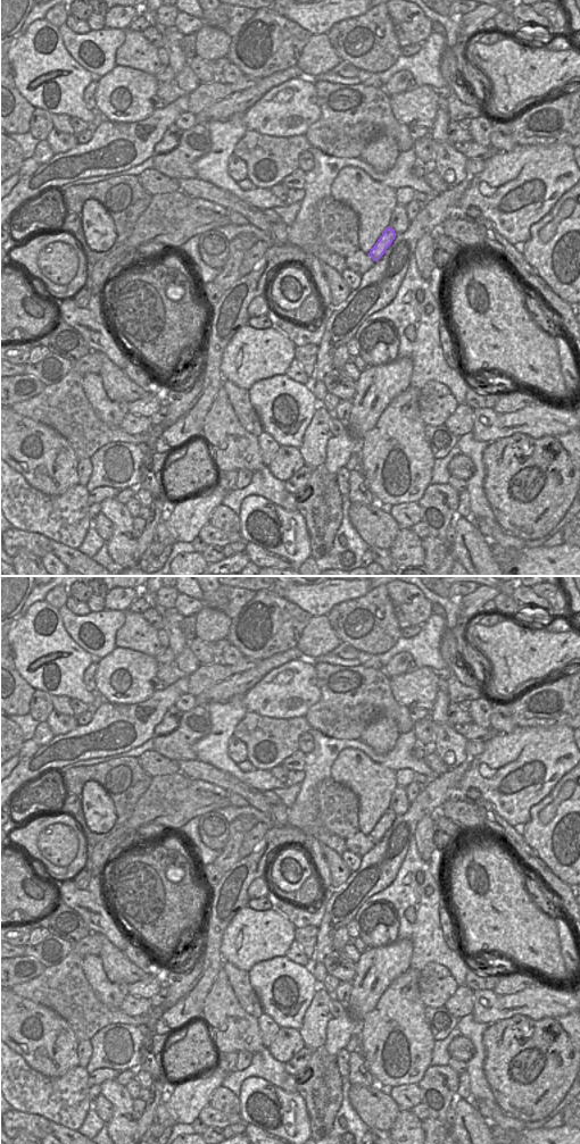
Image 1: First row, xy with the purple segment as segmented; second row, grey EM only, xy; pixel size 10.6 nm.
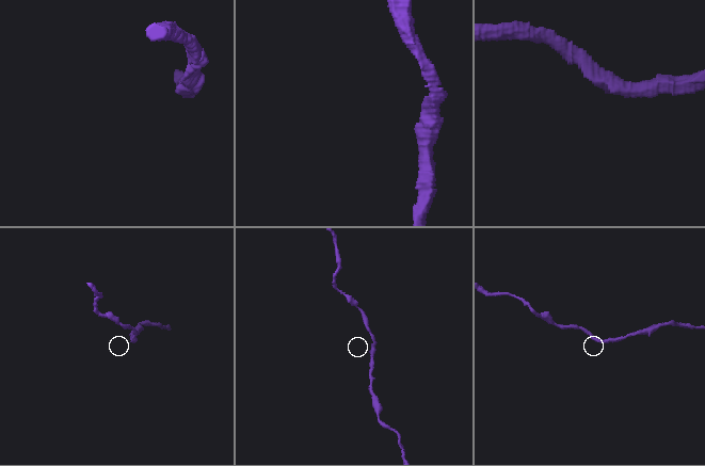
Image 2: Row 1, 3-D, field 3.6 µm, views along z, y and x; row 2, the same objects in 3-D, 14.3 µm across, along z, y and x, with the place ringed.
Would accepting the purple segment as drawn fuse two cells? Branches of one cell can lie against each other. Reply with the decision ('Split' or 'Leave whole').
Leave whole.

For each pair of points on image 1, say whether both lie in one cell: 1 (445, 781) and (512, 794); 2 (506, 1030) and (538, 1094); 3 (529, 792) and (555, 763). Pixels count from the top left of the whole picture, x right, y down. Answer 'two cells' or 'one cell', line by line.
1: two cells
2: one cell
3: one cell

